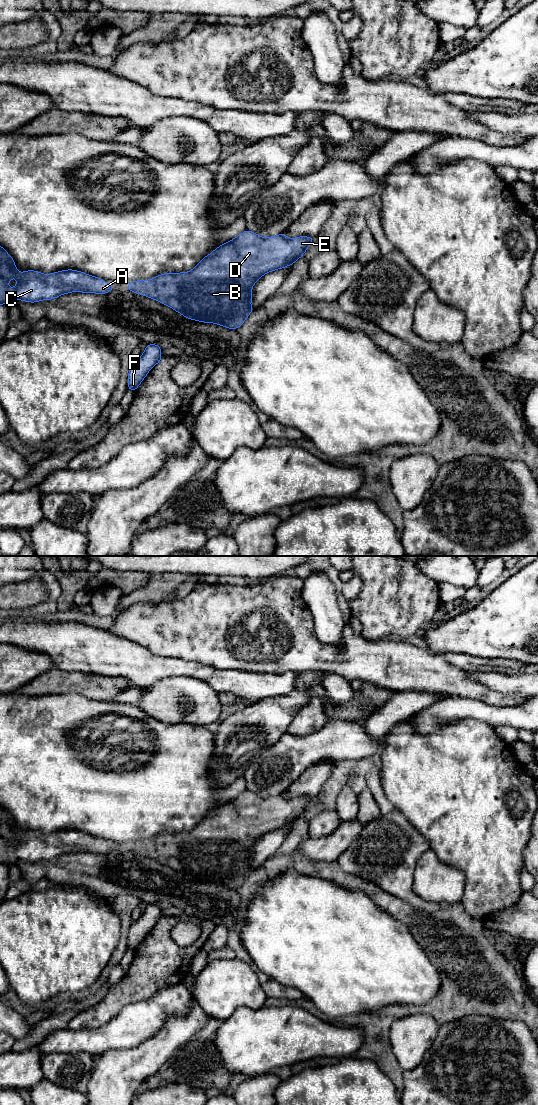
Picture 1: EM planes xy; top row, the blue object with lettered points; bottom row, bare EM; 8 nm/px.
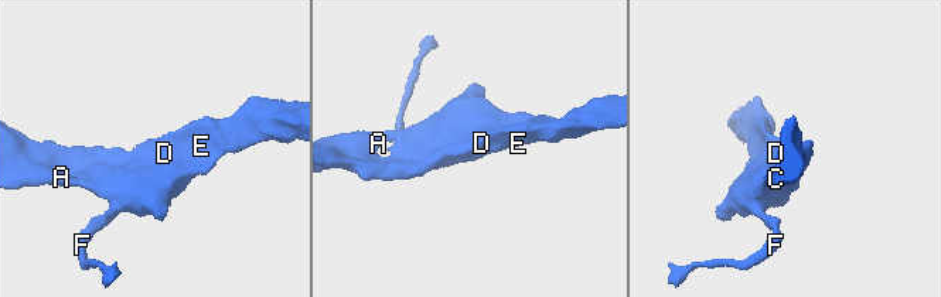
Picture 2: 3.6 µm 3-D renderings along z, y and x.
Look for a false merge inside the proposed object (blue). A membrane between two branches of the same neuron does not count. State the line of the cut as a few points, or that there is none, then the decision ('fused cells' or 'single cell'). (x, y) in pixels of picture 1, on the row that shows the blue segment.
no cut | single cell

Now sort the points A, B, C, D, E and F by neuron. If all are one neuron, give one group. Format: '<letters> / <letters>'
A B C D E F

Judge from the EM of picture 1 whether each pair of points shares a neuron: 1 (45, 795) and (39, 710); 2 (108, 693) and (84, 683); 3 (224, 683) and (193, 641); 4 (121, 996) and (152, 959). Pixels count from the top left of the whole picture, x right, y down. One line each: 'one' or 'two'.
1: one
2: one
3: two
4: one

